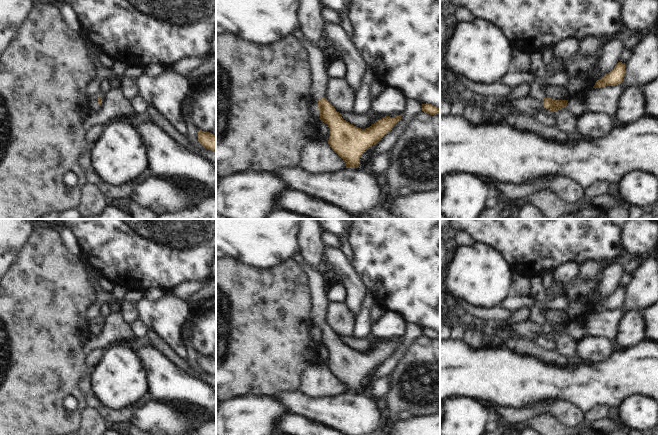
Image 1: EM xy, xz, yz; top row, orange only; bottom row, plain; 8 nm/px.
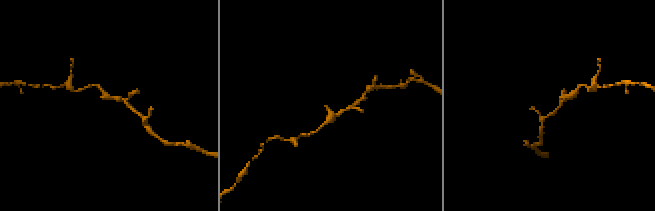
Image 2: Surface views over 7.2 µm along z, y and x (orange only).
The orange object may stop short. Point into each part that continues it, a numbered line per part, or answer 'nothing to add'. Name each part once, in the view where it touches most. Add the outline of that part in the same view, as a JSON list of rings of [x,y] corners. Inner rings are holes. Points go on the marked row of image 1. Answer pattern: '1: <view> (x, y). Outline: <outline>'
1: yz (531, 105). Outline: [[[530,95],[524,99],[514,101],[507,97],[502,99],[506,107],[514,108],[520,113],[536,116],[543,108],[543,98],[539,96]]]

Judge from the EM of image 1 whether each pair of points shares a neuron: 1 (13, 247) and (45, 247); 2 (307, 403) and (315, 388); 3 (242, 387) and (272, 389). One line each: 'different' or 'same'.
1: different
2: different
3: same

